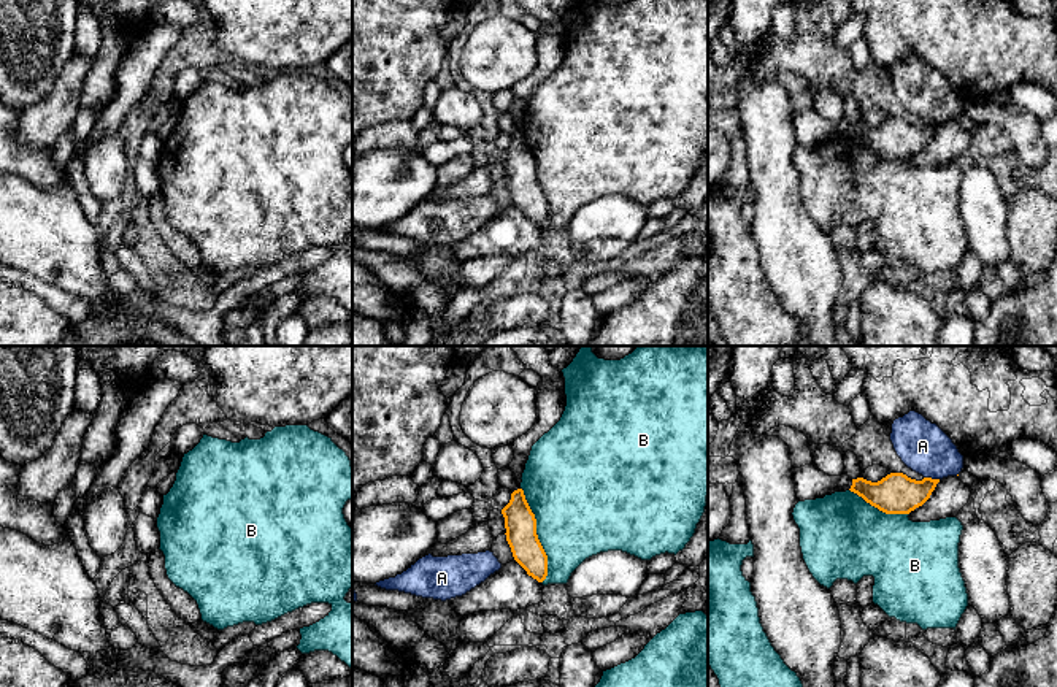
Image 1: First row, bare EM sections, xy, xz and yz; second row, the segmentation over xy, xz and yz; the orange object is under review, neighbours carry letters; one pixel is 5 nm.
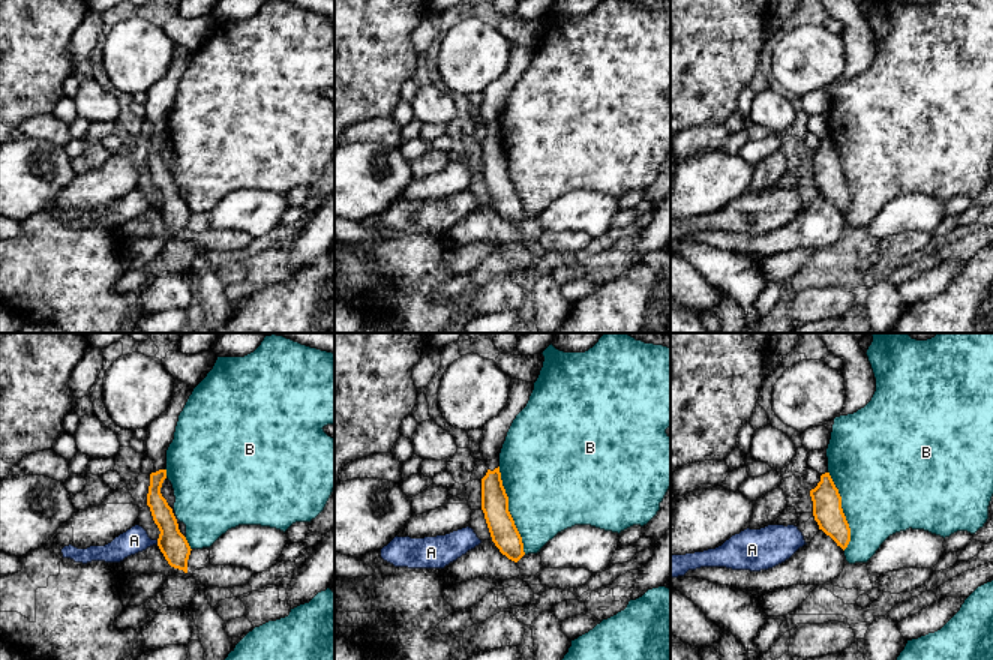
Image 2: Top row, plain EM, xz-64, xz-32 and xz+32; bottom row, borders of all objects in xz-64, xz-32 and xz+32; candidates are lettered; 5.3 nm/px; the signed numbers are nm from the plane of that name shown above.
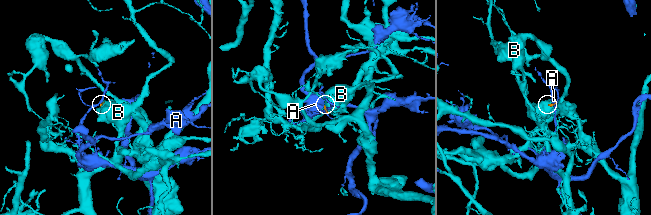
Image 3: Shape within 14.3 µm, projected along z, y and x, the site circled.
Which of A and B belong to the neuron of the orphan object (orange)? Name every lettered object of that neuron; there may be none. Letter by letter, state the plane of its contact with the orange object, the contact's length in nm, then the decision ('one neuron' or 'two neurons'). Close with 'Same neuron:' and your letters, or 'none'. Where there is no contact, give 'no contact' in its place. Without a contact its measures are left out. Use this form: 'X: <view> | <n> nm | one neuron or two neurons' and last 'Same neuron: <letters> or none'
A: yz | 80 nm | two neurons
B: xz | 500 nm | two neurons
Same neuron: none

